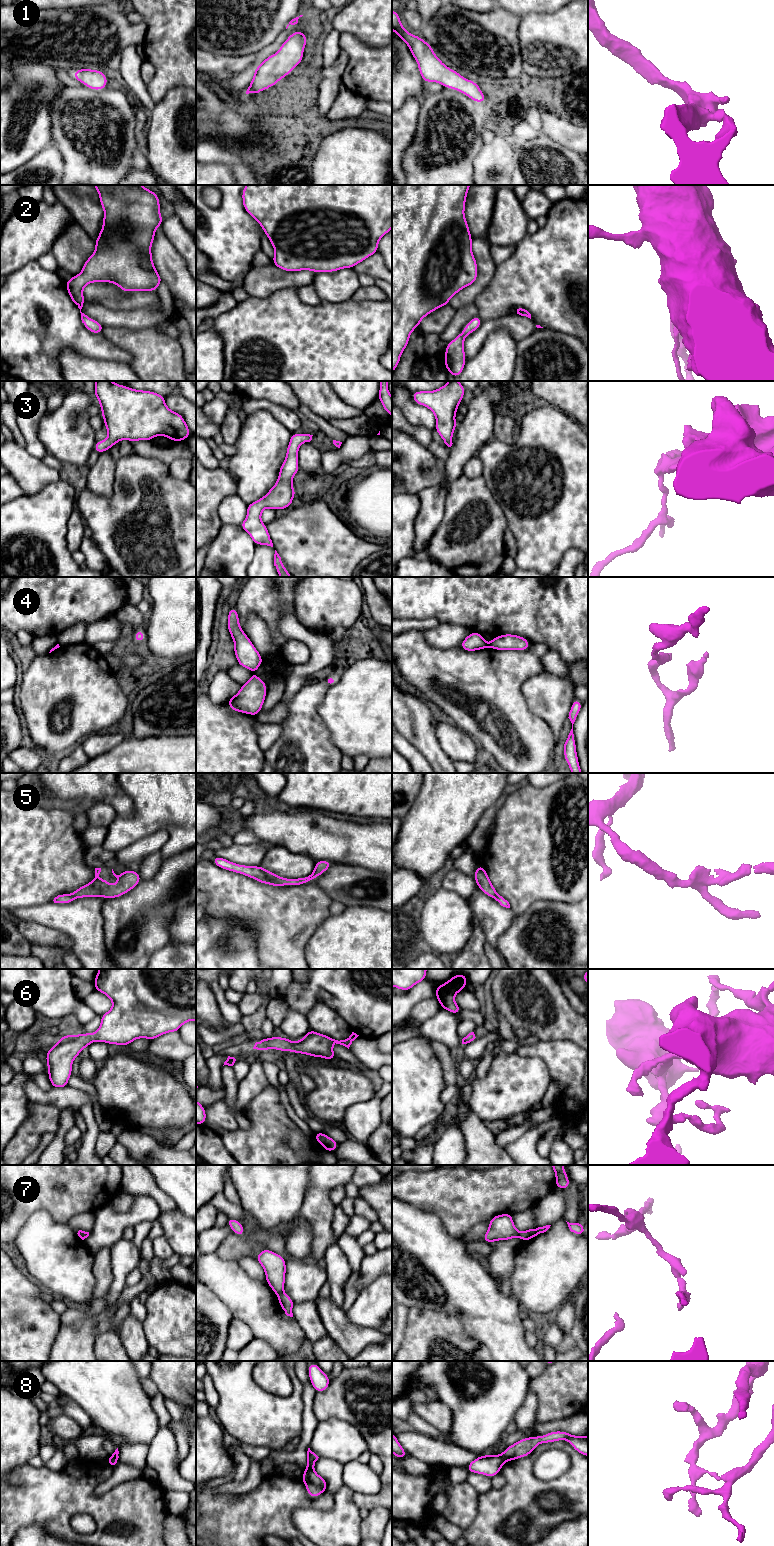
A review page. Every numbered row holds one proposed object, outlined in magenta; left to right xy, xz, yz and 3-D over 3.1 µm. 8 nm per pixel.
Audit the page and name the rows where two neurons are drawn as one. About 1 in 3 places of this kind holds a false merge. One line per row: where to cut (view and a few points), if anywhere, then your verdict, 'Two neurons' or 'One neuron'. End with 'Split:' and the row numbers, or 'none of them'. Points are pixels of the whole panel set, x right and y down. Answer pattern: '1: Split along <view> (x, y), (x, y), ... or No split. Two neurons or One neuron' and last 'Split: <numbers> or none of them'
1: No split. One neuron
2: No split. One neuron
3: No split. One neuron
4: Split along yz (488, 644), (489, 647). Two neurons
5: Split along xz (259, 866), (269, 878), (280, 885). Two neurons
6: No split. One neuron
7: Split along xz (282, 1291), (277, 1295). Two neurons
8: Split along xz (312, 1468), (305, 1470). Two neurons
Split: 4, 5, 7, 8

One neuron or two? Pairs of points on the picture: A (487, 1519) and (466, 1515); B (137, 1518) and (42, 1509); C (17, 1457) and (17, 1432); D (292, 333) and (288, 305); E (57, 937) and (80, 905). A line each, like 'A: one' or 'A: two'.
A: two
B: one
C: one
D: one
E: two

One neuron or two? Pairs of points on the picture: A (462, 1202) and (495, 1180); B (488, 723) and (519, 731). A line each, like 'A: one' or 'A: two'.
A: one
B: one

